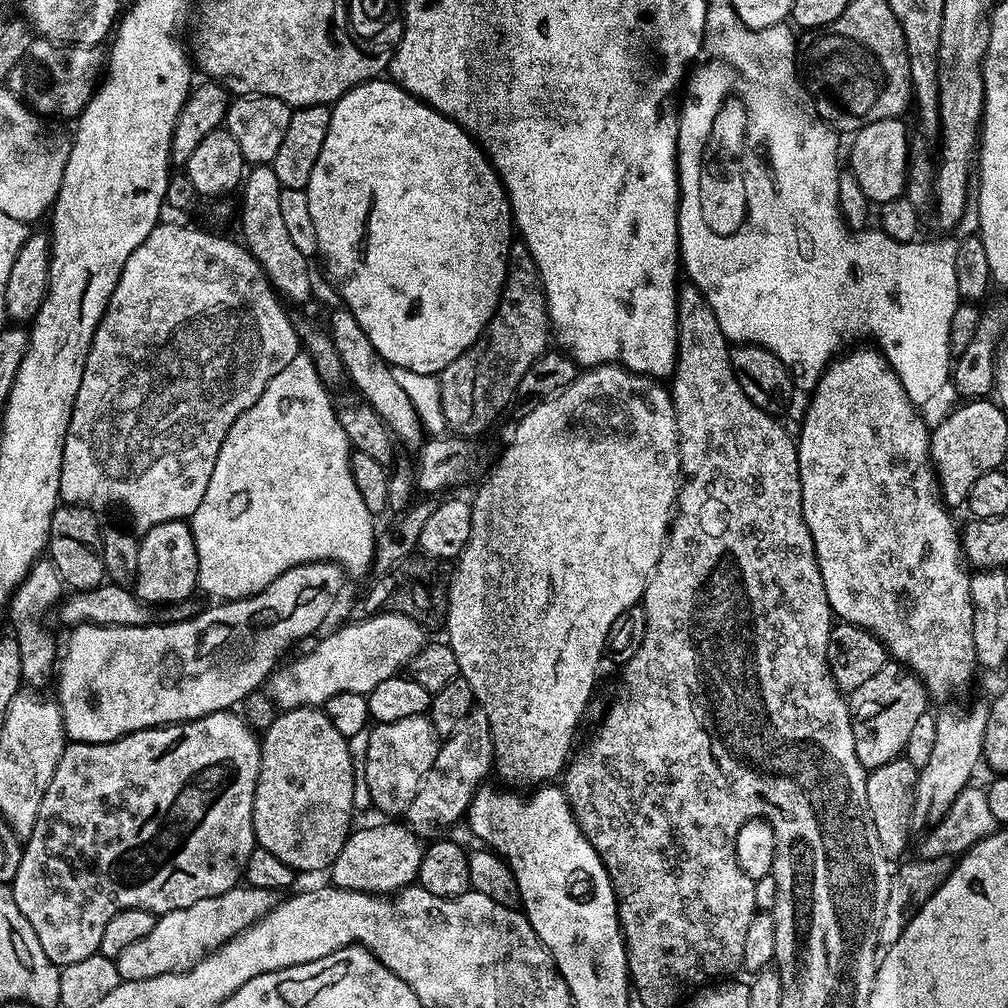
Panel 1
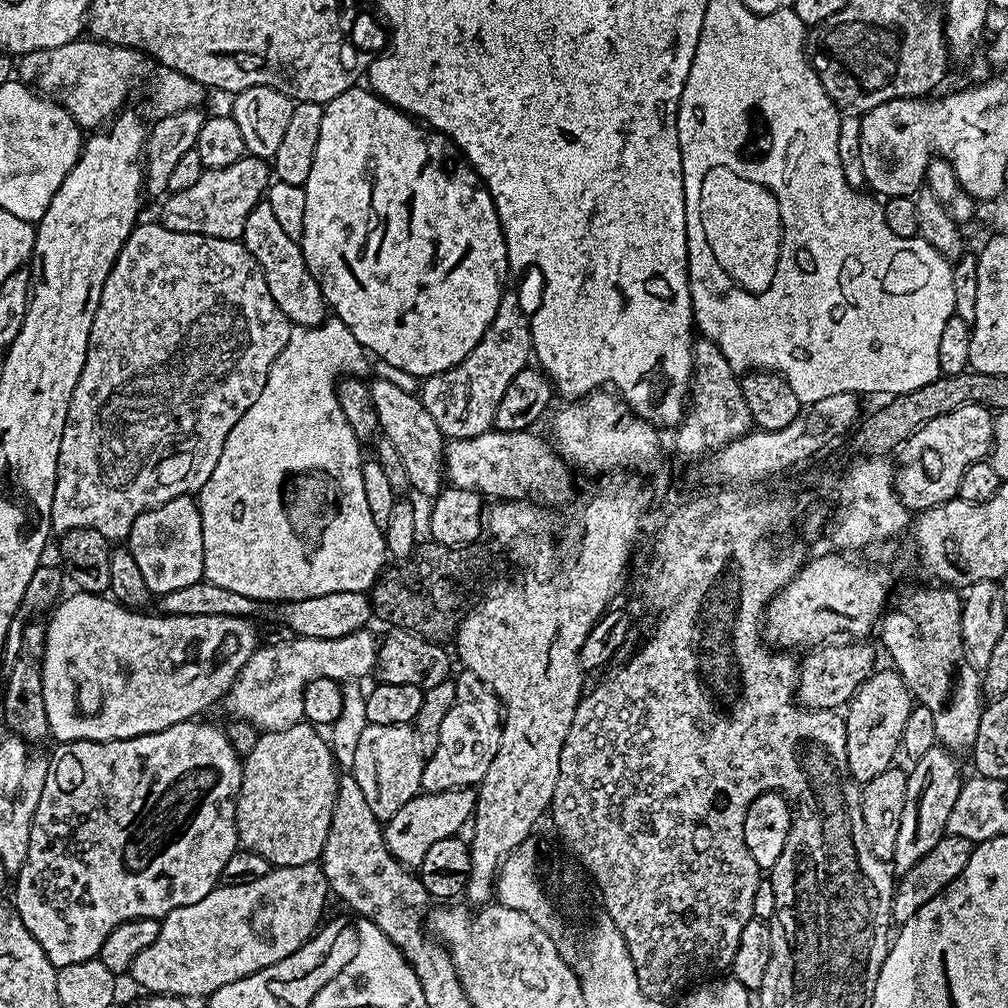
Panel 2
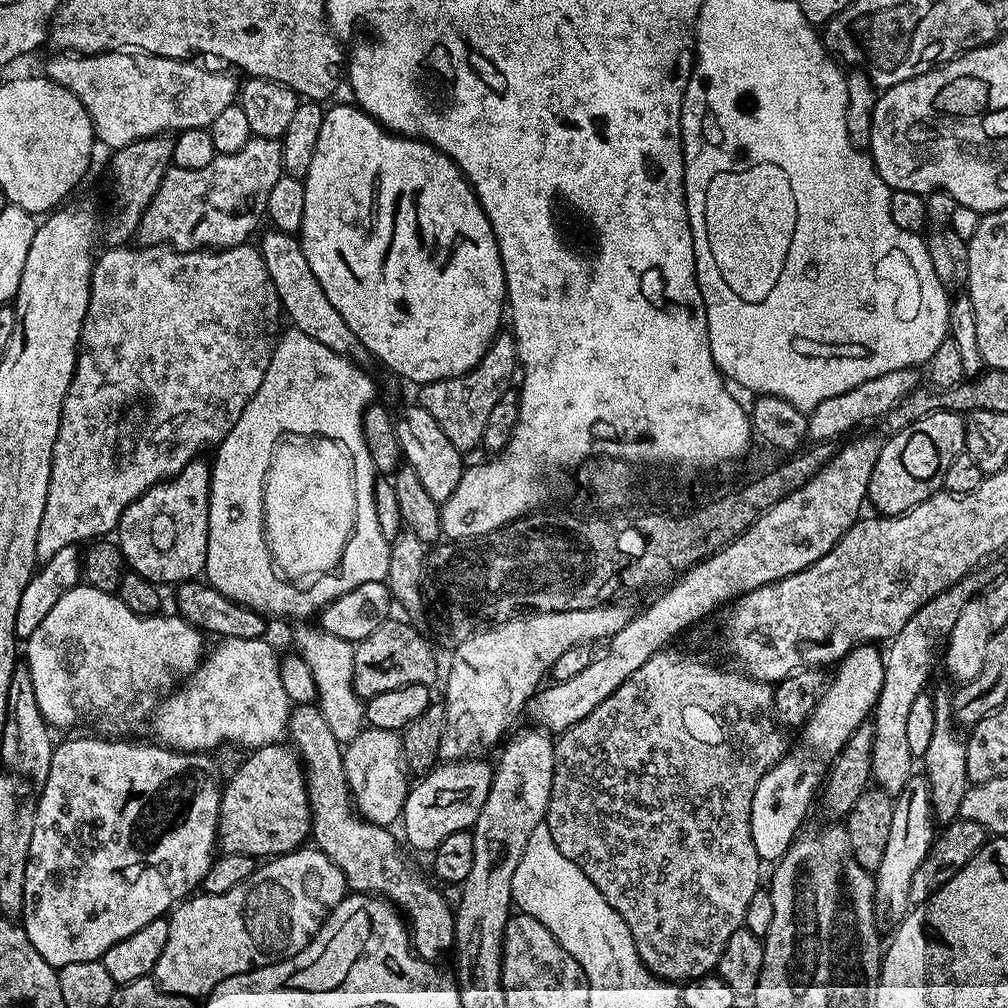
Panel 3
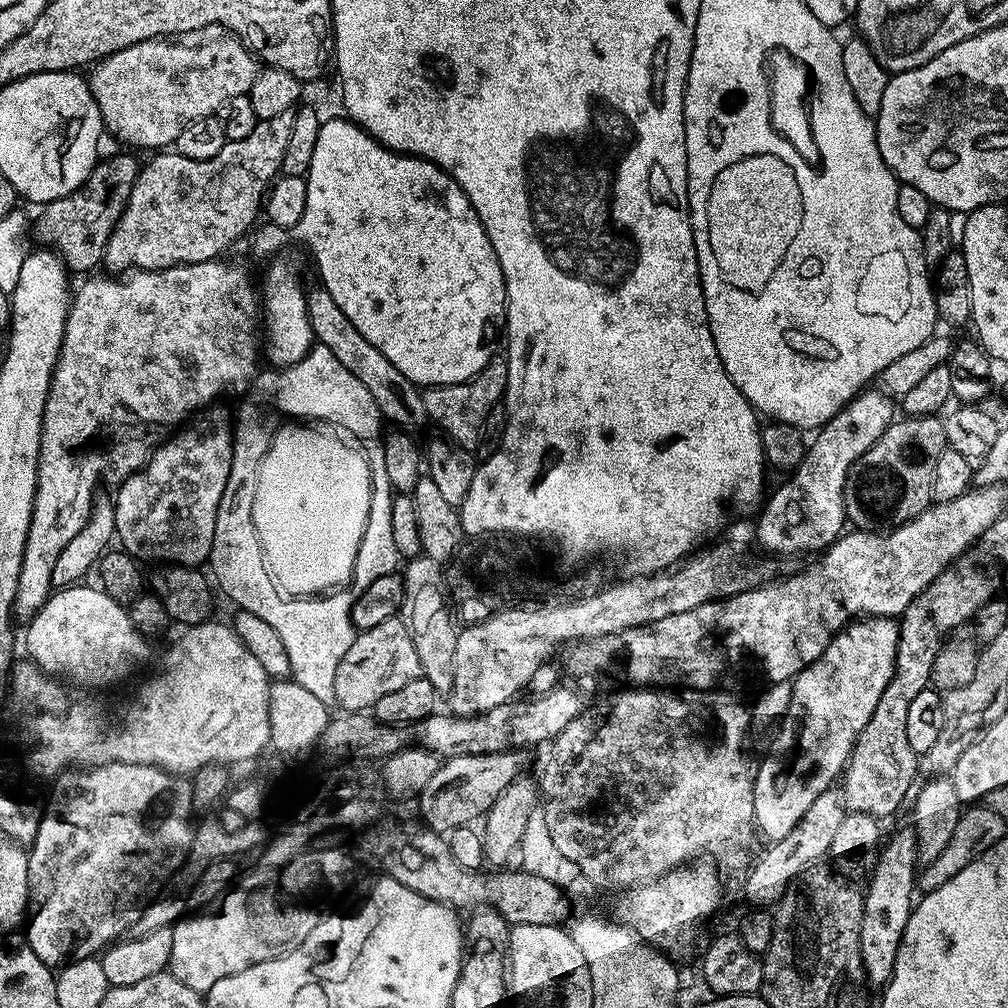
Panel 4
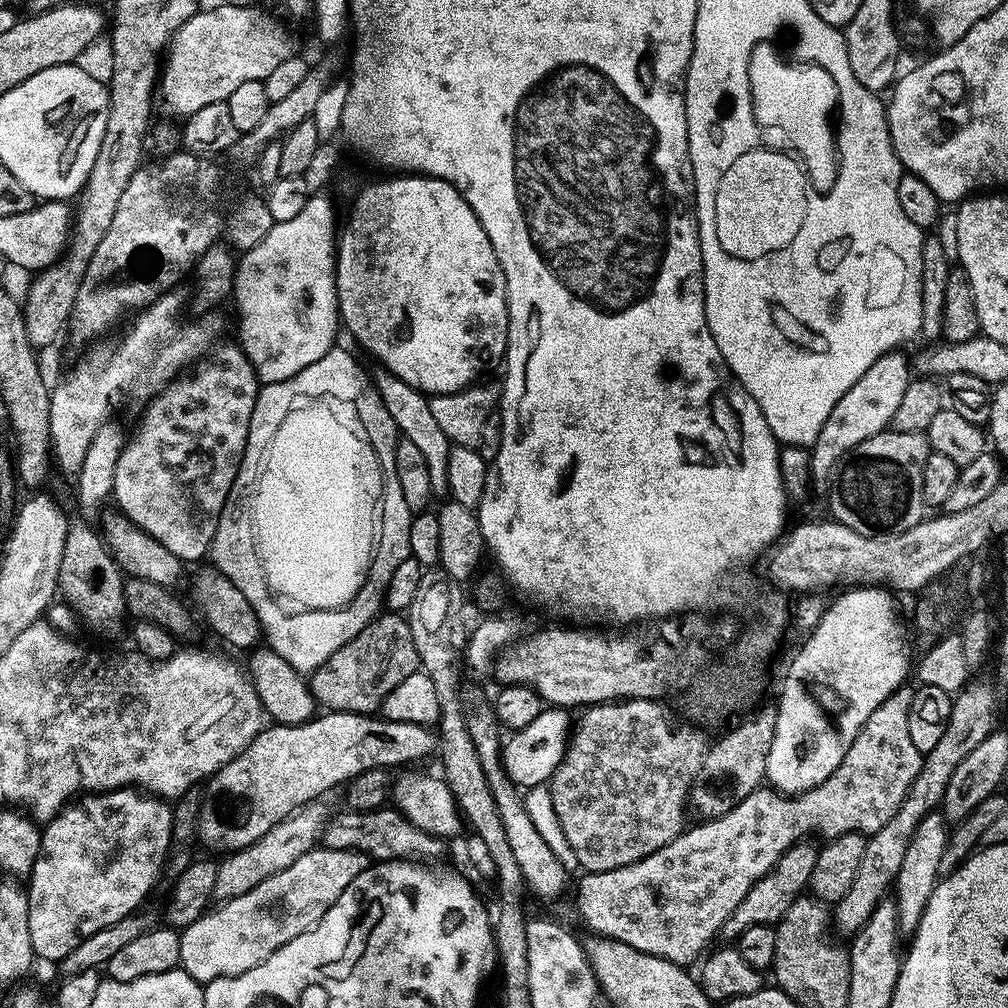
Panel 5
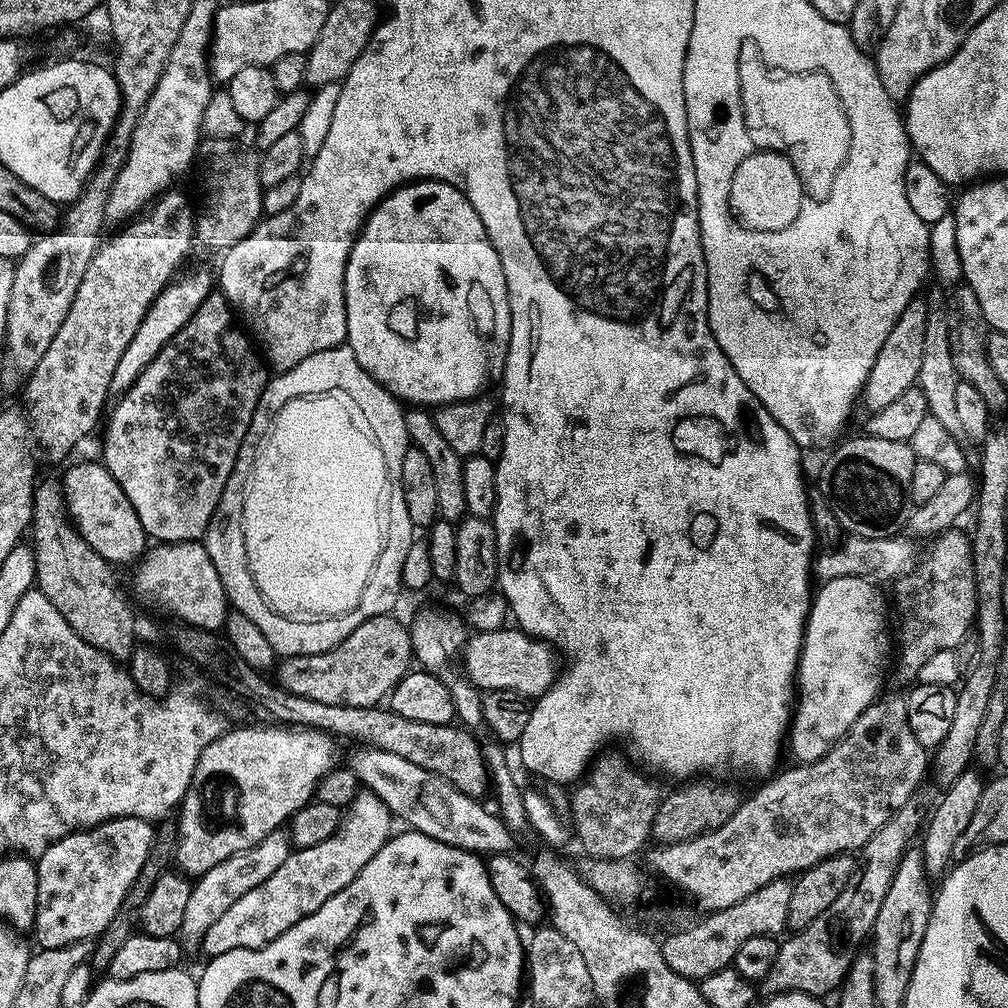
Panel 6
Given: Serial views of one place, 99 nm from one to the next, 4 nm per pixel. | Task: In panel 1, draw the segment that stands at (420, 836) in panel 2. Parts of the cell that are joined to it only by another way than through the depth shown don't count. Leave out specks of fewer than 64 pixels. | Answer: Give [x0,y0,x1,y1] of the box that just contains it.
[331,822,425,894]

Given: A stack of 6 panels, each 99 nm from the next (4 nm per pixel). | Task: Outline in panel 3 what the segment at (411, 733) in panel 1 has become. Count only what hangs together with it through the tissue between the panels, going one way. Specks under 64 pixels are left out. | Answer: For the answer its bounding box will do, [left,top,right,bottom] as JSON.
[344,726,410,826]

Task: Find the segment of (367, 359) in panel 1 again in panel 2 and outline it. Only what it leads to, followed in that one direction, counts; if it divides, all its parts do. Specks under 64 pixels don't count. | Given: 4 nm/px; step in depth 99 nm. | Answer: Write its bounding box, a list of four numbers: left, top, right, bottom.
[371,378,446,498]

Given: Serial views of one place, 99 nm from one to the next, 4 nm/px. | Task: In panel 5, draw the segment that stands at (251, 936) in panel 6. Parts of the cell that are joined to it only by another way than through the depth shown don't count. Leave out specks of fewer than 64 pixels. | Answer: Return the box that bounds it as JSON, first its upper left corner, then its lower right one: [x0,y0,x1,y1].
[179,850,370,986]

